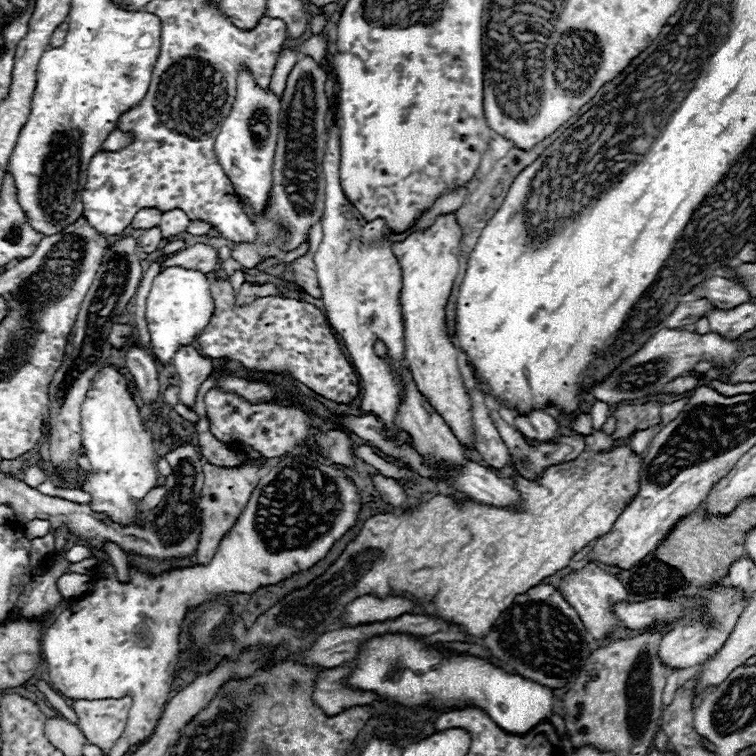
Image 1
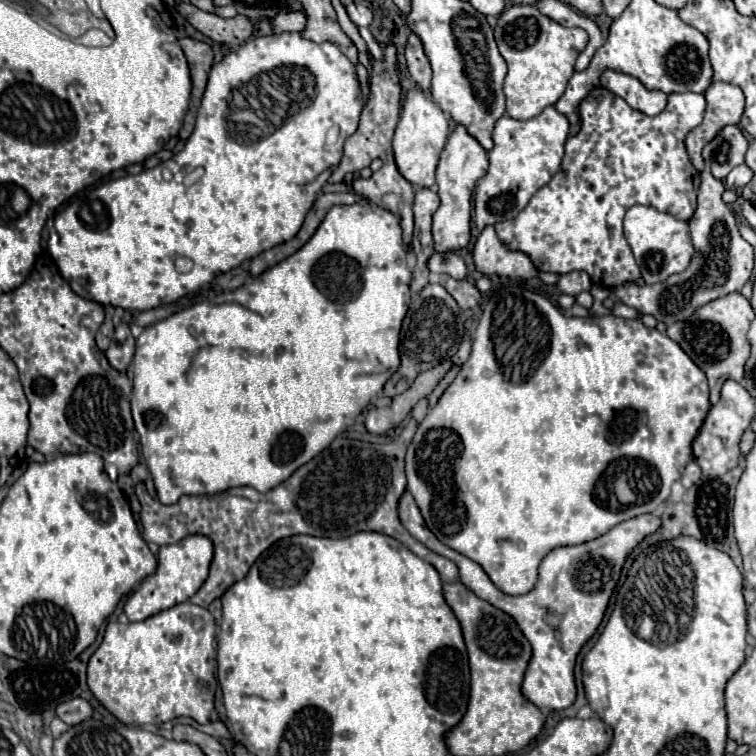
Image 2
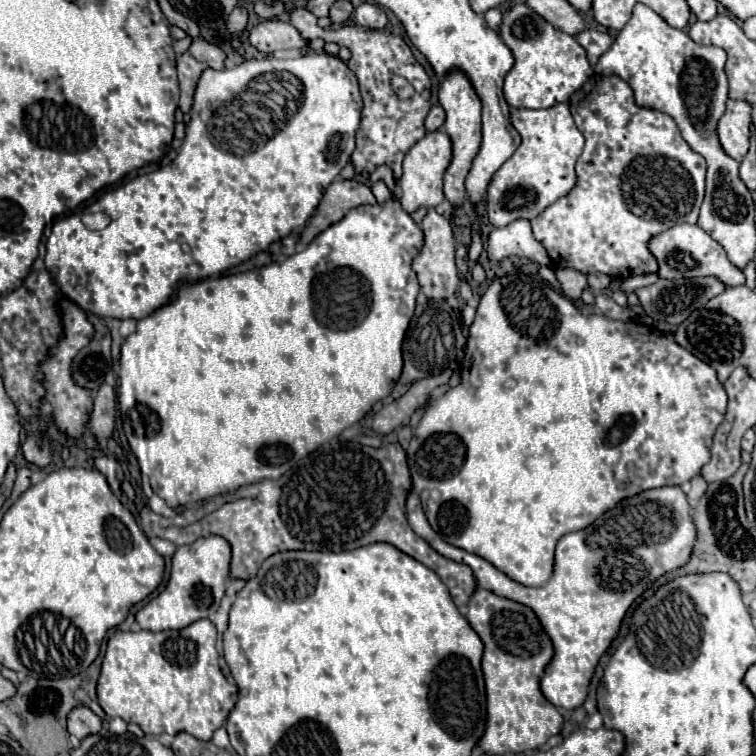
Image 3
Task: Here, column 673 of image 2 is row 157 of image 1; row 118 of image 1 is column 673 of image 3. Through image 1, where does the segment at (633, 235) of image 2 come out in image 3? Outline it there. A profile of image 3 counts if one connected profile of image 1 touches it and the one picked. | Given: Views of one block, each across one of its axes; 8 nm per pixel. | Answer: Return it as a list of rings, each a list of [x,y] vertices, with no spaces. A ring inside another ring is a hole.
[[[674,224],[672,228],[656,234],[648,242],[648,250],[658,262],[658,276],[660,278],[696,278],[696,276],[716,276],[726,286],[744,284],[744,274],[726,260],[726,252],[722,246],[706,234],[696,224]]]

